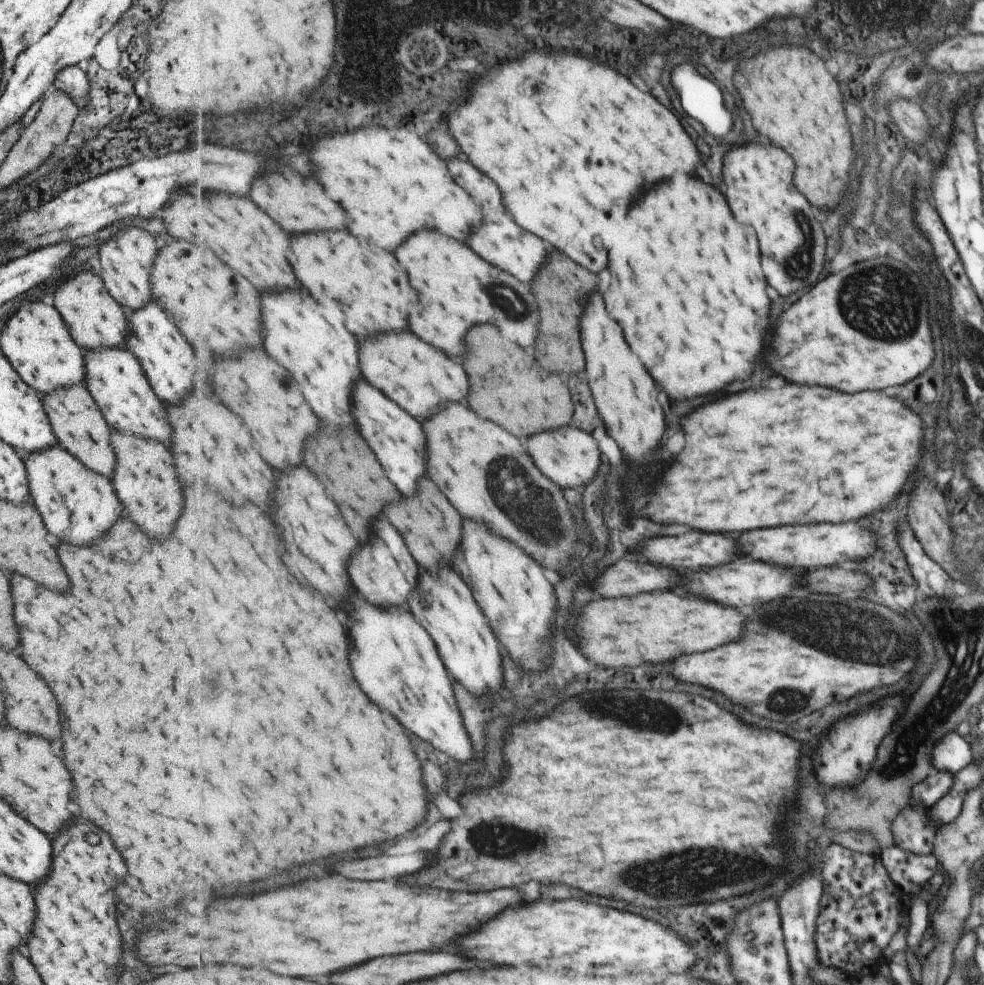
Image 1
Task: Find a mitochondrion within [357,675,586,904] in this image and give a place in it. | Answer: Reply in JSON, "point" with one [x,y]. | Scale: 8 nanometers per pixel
{"point":[480,837]}

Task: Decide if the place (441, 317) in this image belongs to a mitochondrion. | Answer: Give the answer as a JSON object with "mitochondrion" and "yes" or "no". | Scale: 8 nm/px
{"mitochondrion":"no"}

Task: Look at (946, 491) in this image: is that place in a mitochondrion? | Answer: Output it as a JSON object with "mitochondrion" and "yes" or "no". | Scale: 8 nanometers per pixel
{"mitochondrion":"no"}

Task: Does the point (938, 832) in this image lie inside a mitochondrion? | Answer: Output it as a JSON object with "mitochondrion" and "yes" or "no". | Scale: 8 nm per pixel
{"mitochondrion":"no"}

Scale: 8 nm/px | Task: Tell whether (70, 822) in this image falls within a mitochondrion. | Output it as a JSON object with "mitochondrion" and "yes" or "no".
{"mitochondrion":"no"}

